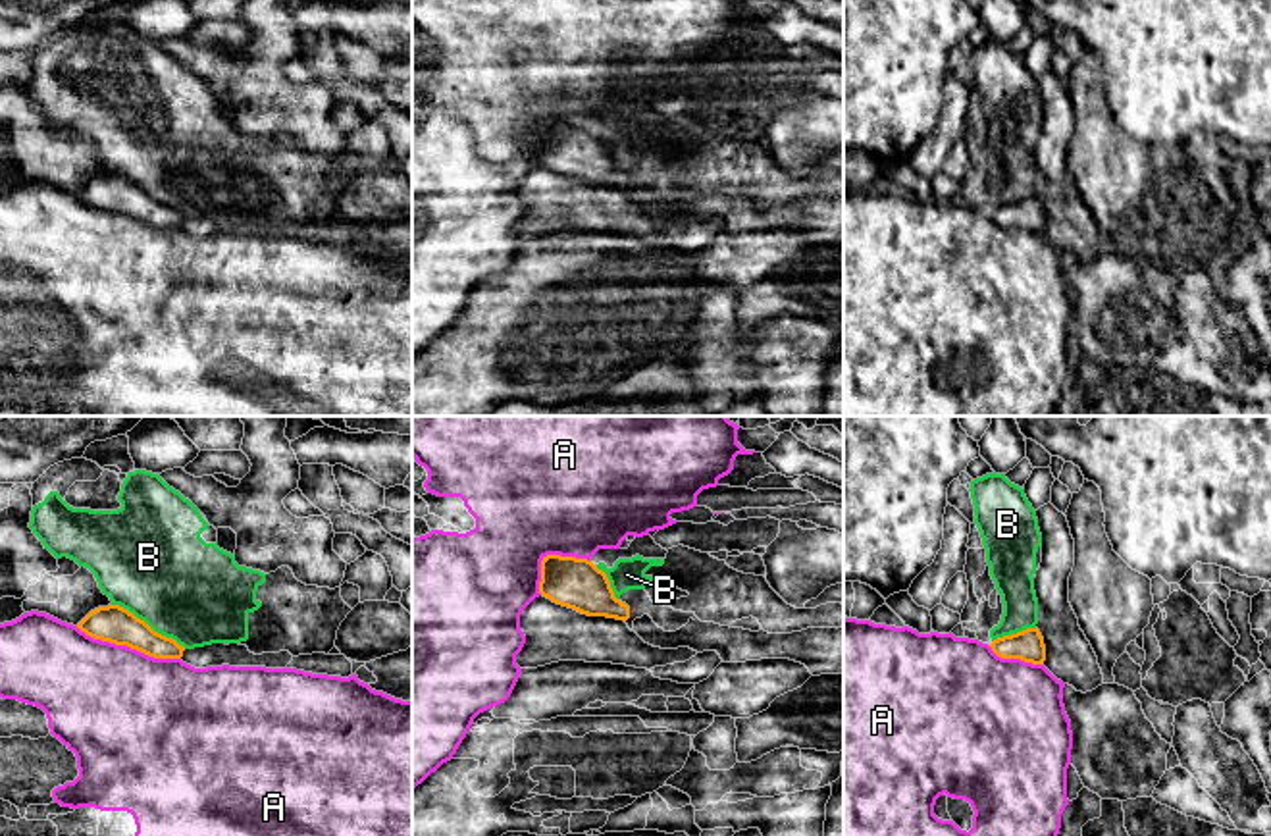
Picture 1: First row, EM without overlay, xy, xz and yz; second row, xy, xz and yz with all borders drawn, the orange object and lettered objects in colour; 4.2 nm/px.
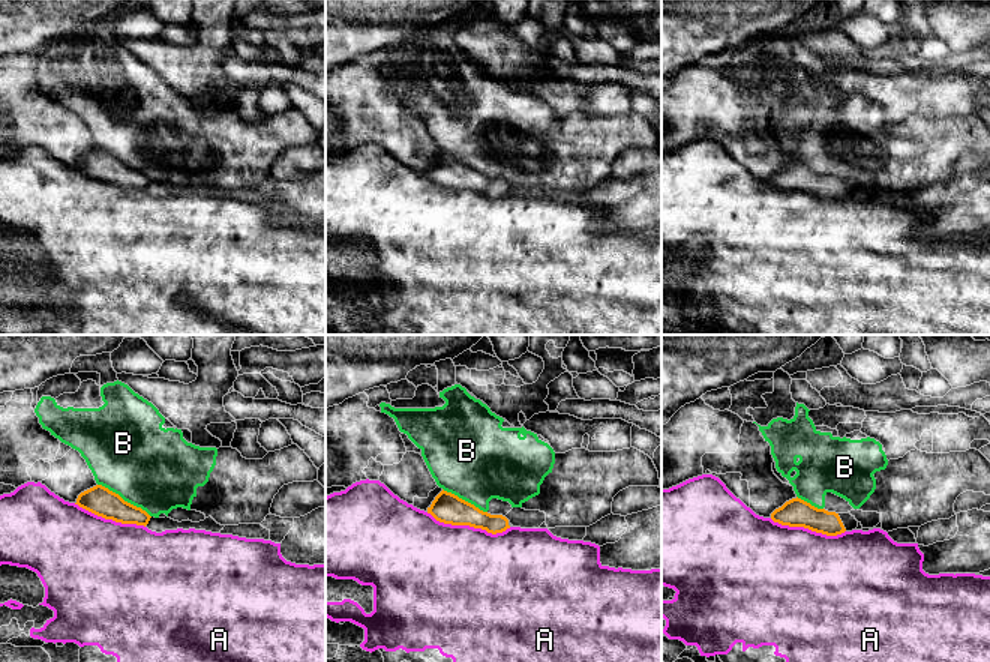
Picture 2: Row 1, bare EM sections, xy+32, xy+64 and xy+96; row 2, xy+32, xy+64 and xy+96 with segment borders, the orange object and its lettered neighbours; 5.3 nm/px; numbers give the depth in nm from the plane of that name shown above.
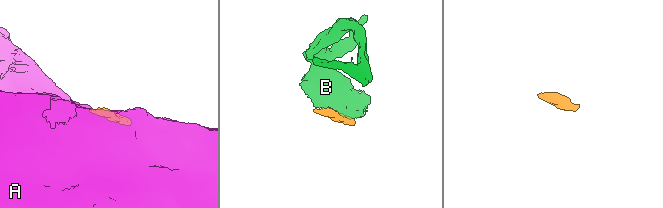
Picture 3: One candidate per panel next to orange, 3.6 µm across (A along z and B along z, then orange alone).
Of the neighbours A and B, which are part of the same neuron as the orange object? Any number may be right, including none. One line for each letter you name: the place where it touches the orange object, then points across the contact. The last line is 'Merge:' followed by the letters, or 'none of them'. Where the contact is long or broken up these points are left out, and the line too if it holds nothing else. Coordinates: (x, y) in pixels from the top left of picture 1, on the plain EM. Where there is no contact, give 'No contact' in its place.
Merge: none of them

